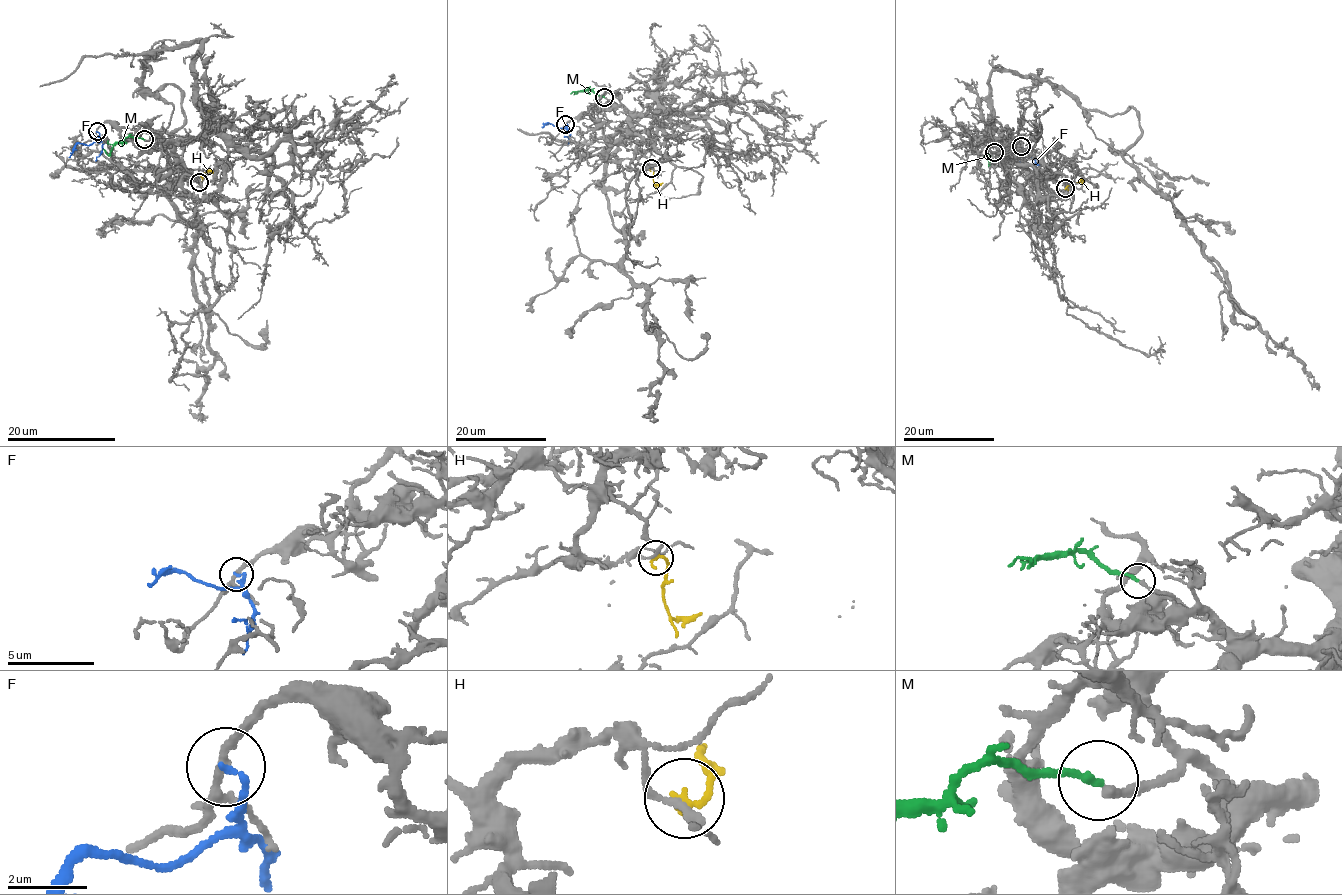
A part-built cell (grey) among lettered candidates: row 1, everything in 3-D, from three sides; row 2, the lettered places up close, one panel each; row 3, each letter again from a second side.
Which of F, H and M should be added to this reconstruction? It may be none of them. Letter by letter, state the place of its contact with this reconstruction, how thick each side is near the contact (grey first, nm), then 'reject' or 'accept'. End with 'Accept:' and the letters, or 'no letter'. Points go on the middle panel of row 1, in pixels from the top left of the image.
F: (565, 124) | 160/170 nm | reject
H: (651, 168) | 240/200 nm | reject
M: (604, 97) | 240/170 nm | accept
Accept: M

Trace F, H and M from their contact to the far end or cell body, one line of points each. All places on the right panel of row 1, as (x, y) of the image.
F: (1021, 146), (1024, 167)
H: (1066, 188), (1079, 181)
M: (995, 153), (987, 151), (988, 165), (990, 161)

